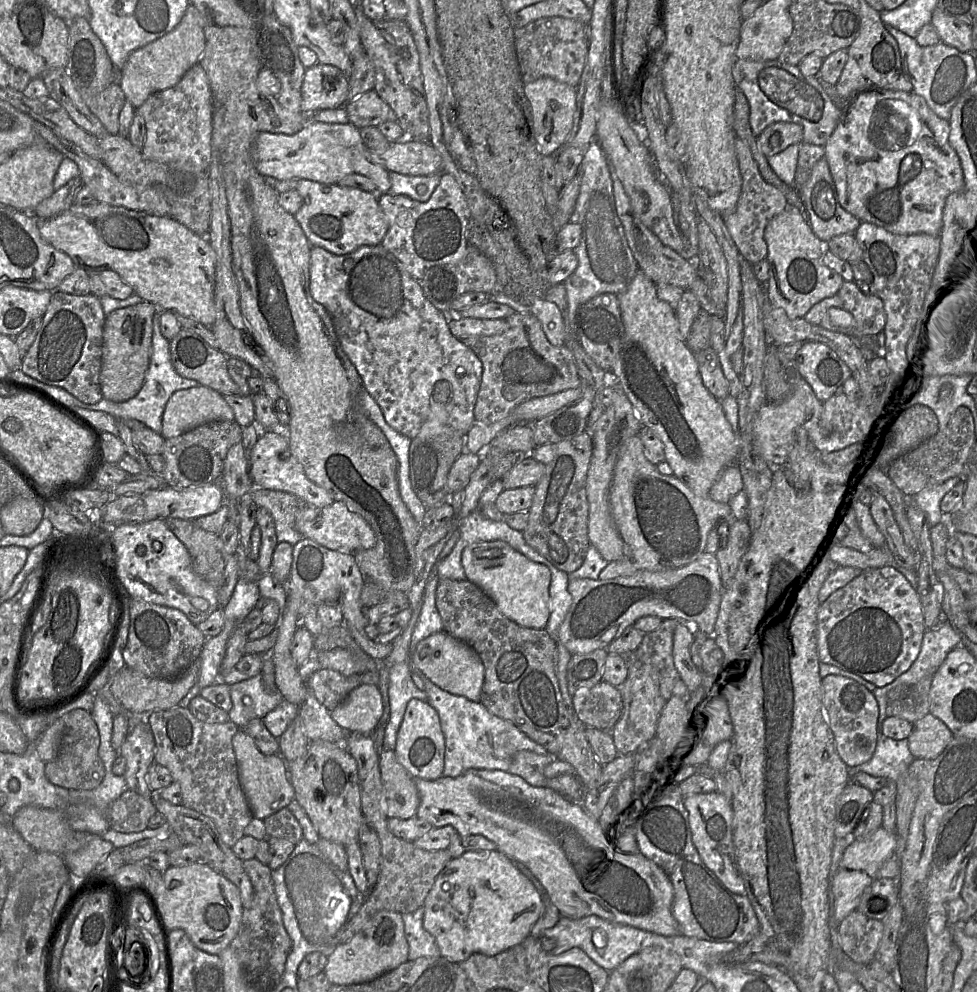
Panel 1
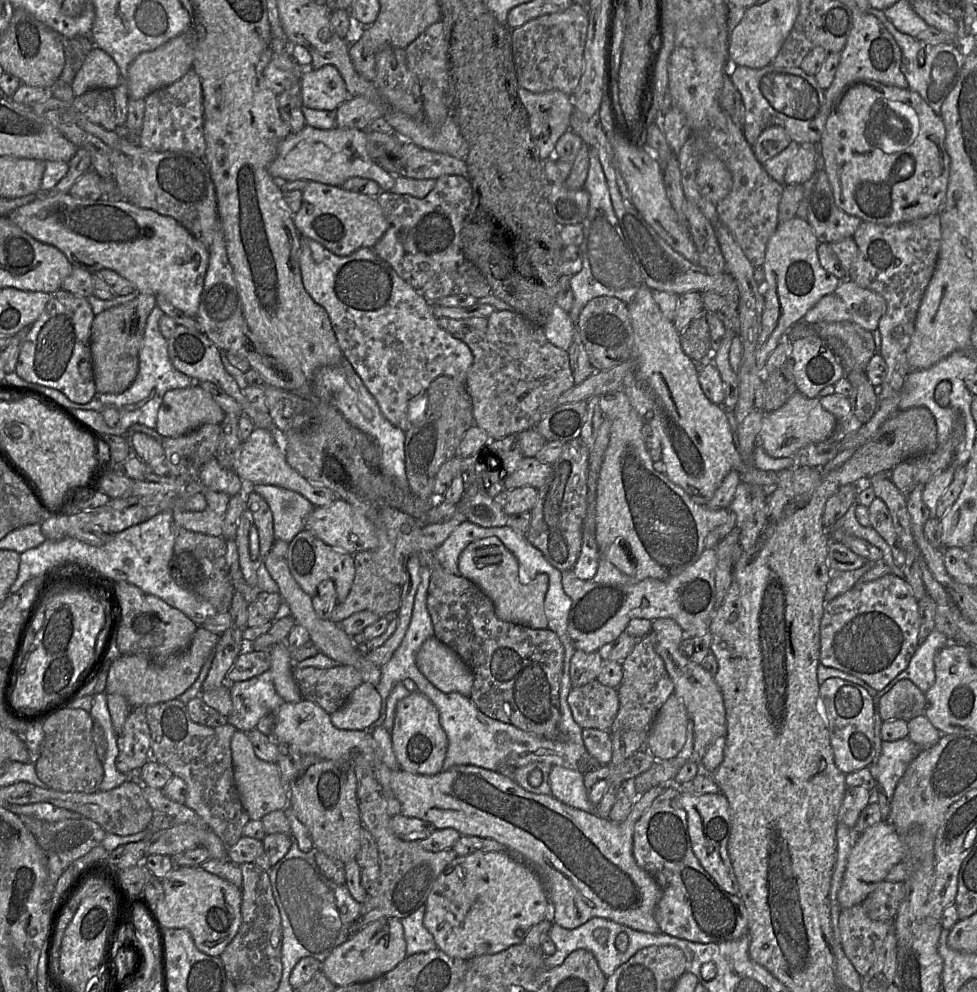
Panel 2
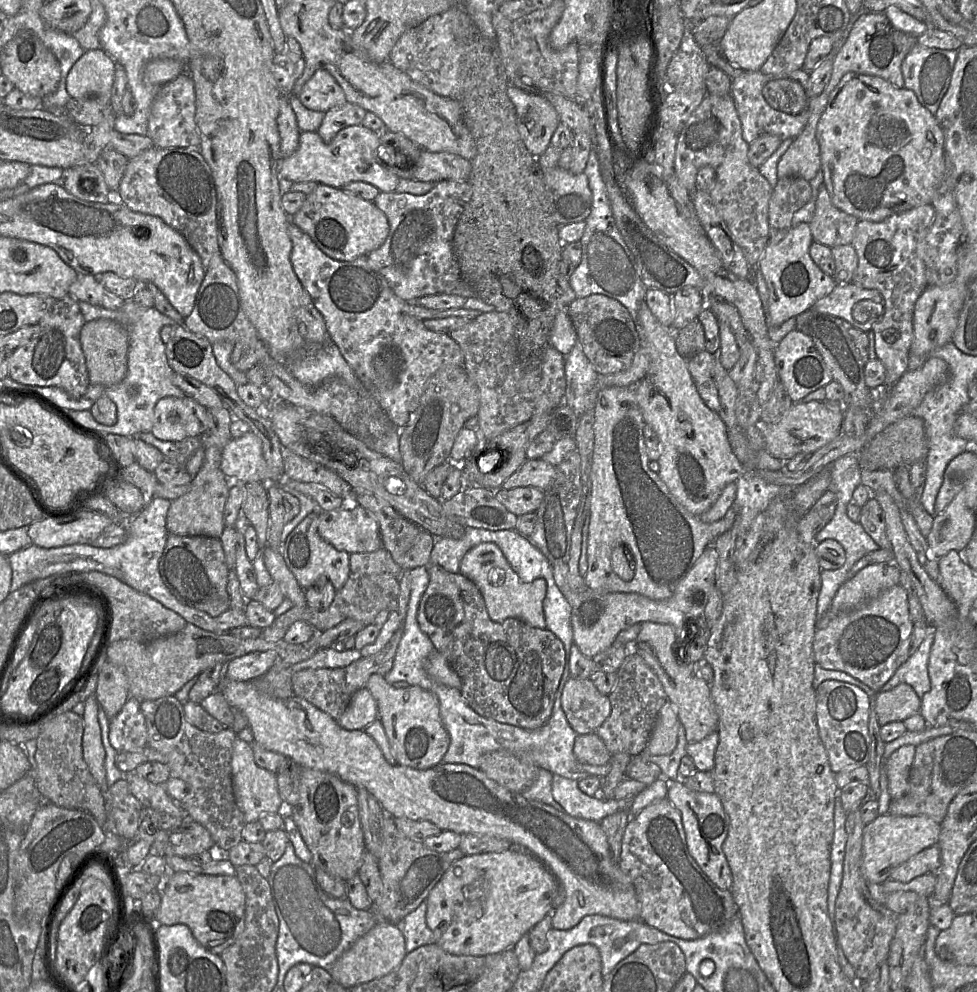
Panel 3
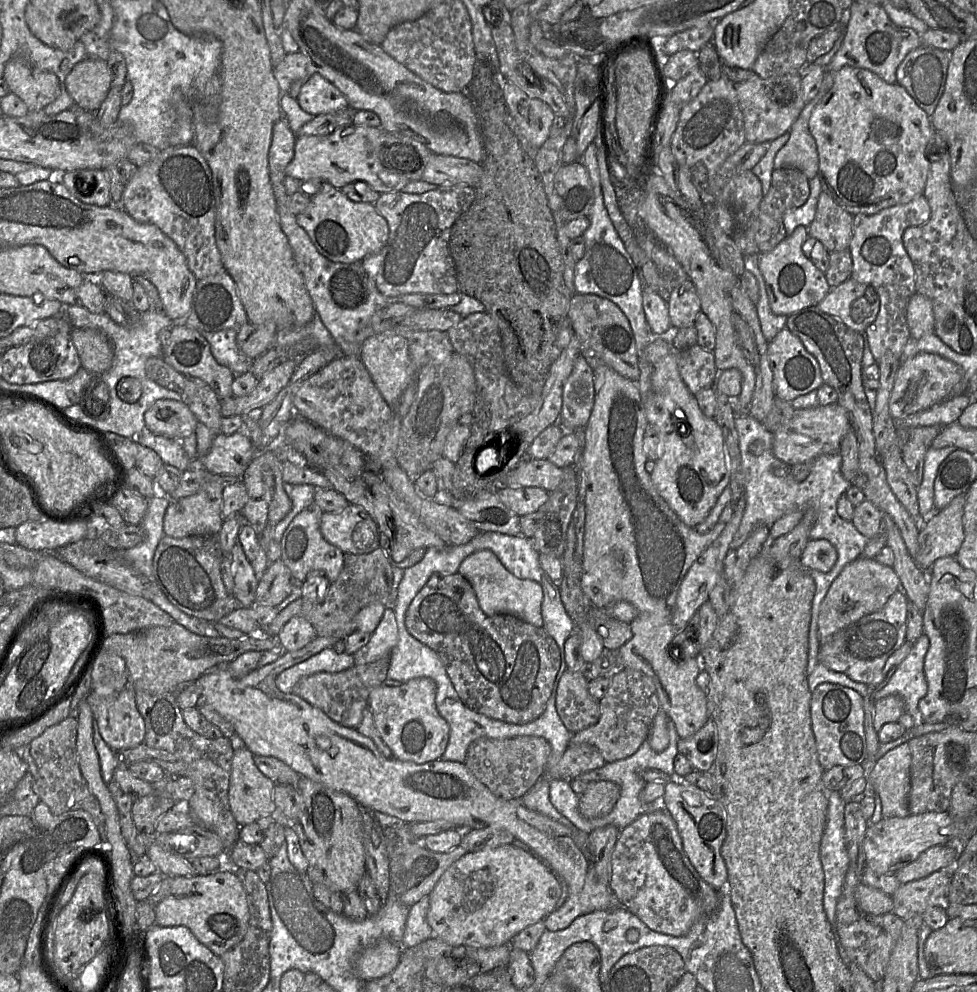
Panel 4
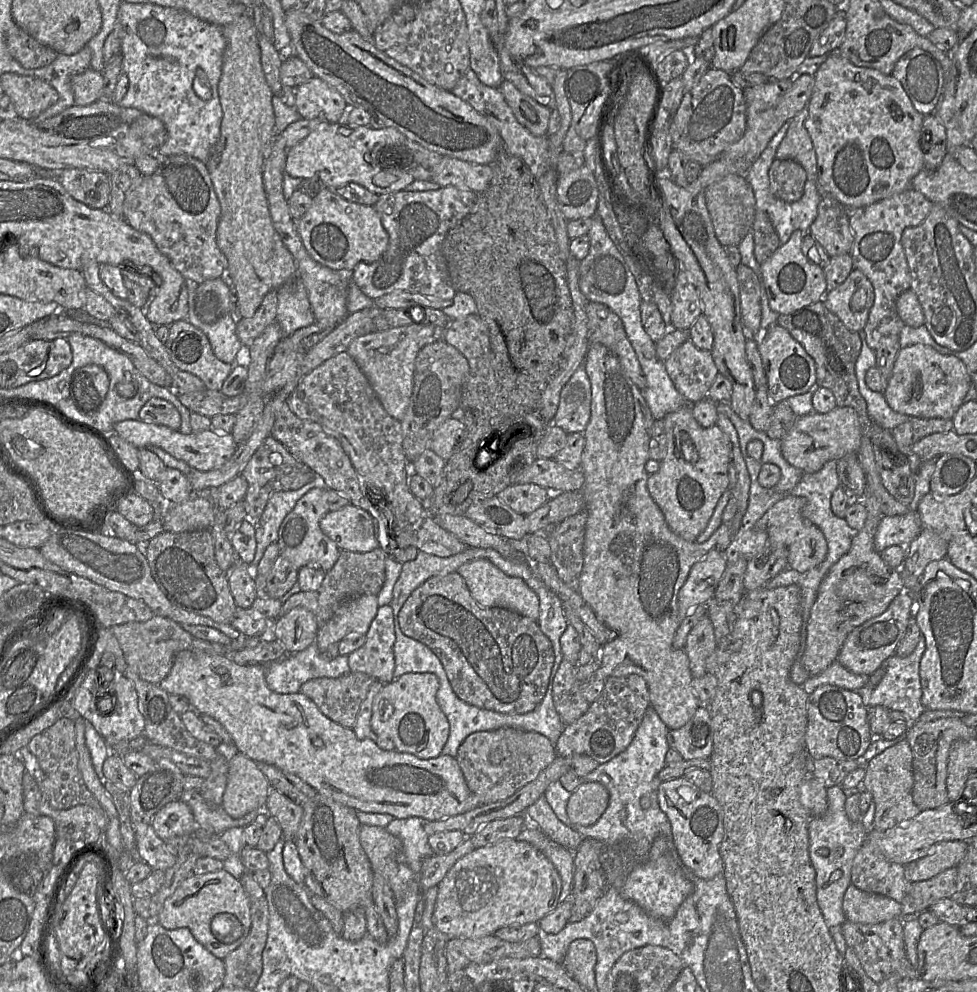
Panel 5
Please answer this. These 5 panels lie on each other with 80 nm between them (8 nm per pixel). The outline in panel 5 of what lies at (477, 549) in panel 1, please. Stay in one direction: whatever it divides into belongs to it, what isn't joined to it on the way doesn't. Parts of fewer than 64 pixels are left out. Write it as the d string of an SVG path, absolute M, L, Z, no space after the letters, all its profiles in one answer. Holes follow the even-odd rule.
M475 559L463 564L458 573L465 580L474 600L482 607L500 607L514 611L534 621L539 617L539 598L520 578L510 577L488 559Z

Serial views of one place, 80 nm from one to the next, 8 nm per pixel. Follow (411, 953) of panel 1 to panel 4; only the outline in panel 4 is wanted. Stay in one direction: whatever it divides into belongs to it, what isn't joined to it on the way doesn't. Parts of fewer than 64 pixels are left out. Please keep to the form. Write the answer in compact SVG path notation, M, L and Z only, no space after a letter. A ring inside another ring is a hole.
M429 895L424 896L410 907L402 940L403 949L414 947L430 938L436 938L436 935L426 920L428 909Z

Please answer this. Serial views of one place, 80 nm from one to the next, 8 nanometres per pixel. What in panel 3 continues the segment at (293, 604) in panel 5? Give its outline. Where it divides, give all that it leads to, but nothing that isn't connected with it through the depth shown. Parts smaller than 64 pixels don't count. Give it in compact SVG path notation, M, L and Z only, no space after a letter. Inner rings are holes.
M384 548L371 553L350 554L350 574L345 585L336 591L330 607L317 611L309 606L293 606L287 612L277 617L270 626L262 631L261 637L269 642L283 640L287 630L297 621L309 623L316 632L325 632L346 619L354 619L365 626L373 624L376 616L382 611L397 611L399 605L399 579L388 572L388 553Z

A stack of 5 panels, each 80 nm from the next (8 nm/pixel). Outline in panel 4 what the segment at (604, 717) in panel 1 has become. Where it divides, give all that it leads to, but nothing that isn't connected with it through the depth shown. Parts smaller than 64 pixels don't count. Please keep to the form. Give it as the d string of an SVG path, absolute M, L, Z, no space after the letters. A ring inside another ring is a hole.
M567 669L561 676L556 692L556 710L564 726L572 734L596 724L600 718L599 700L588 692L588 683L582 672Z

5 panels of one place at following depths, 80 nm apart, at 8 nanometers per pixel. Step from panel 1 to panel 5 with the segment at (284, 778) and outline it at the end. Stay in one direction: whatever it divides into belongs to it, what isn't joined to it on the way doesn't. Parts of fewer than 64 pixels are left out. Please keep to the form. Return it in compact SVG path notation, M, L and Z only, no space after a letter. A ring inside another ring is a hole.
M241 753L229 761L222 808L234 819L265 810L271 785L257 763Z

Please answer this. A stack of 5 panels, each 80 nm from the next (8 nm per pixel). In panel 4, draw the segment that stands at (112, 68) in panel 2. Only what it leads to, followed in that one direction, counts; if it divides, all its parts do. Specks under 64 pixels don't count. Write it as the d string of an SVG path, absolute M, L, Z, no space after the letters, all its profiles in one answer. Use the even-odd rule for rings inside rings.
M91 56L77 63L65 79L74 104L89 112L99 109L108 95L111 82L107 61Z

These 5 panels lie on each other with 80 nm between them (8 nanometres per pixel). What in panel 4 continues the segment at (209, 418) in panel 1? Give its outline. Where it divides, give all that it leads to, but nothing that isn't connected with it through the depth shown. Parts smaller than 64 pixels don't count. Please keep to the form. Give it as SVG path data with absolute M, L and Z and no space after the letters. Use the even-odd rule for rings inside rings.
M160 399L144 414L146 429L158 435L182 440L194 433L198 420L183 401Z

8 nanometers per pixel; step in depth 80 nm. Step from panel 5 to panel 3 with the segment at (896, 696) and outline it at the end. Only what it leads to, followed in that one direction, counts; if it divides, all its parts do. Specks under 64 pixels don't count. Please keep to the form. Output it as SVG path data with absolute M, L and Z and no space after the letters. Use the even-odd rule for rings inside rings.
M929 627L917 650L896 670L878 692L889 691L900 683L909 684L920 698L930 691L931 681L928 673L928 660L933 641L934 628Z

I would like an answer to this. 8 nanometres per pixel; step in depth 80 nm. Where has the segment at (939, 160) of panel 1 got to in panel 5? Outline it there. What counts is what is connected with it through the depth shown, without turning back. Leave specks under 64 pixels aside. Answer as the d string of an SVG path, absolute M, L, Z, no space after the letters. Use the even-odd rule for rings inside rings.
M837 51L828 54L814 78L805 128L817 157L819 193L831 195L847 209L856 209L911 188L912 179L925 168L921 149L924 115L914 108L901 82L893 75L856 66Z

